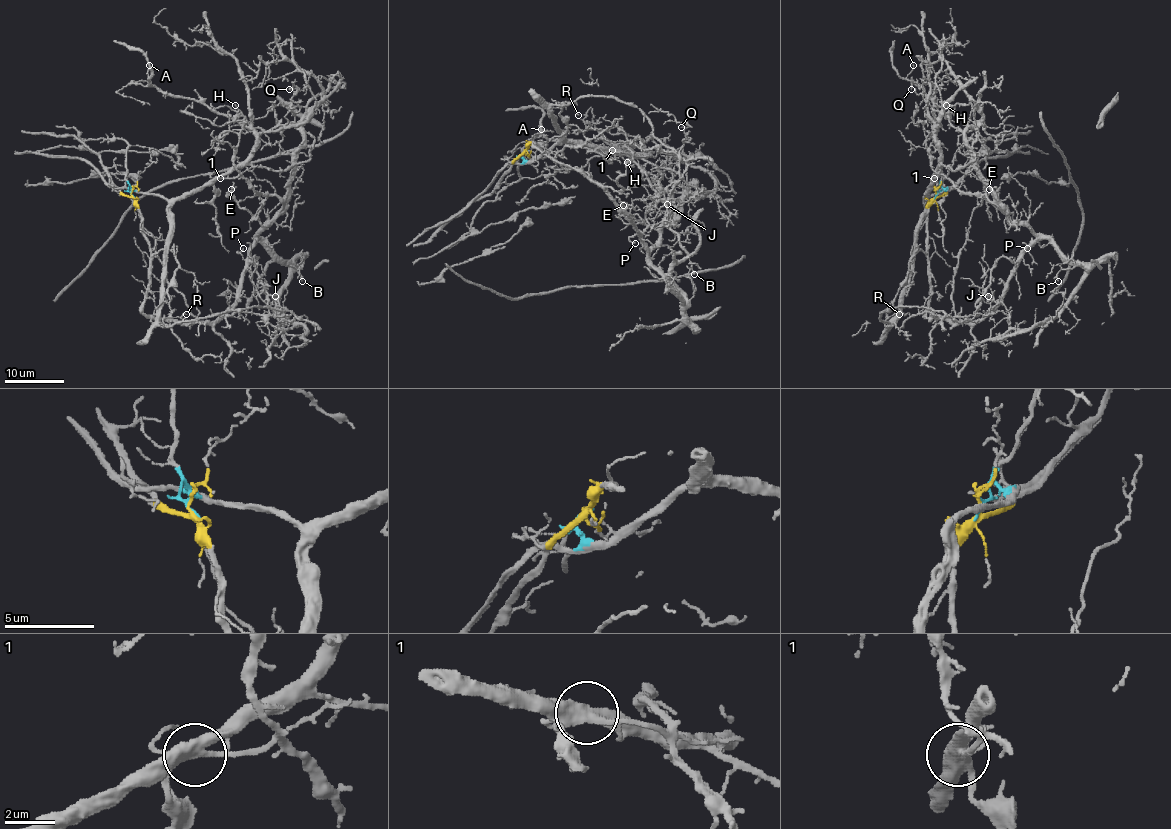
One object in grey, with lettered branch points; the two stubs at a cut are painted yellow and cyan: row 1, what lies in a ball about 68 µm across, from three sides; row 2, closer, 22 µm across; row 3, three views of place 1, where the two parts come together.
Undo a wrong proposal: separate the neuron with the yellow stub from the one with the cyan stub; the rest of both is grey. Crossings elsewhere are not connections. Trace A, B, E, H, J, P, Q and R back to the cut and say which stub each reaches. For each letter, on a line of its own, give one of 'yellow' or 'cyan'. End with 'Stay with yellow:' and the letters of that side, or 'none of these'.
A: cyan
B: yellow
E: yellow
H: yellow
J: yellow
P: yellow
Q: yellow
R: yellow
Stay with yellow: B, E, H, J, P, Q, R

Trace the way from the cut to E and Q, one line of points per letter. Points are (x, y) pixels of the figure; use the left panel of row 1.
E: (132, 195), (150, 250), (142, 312), (212, 323), (236, 300), (248, 248), (267, 225), (242, 208), (231, 189)
Q: (132, 195), (150, 250), (142, 312), (212, 323), (236, 300), (248, 248), (294, 179), (303, 130), (289, 90)

